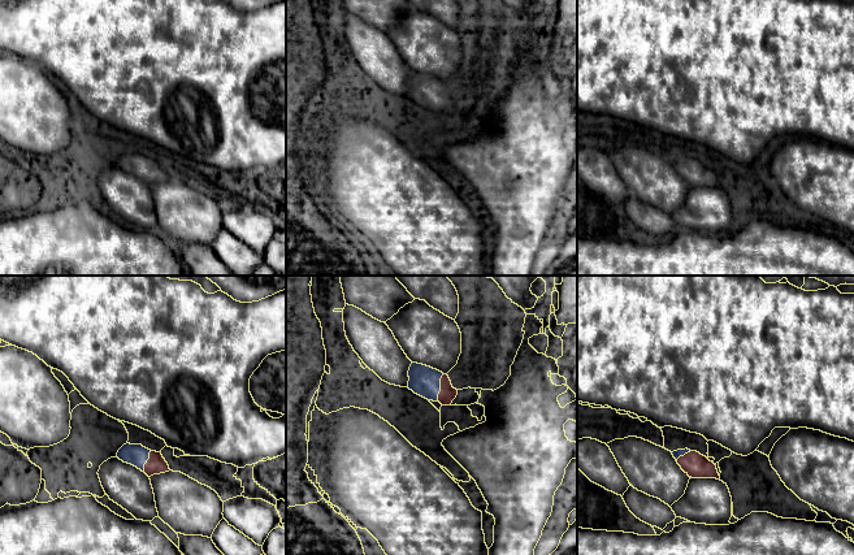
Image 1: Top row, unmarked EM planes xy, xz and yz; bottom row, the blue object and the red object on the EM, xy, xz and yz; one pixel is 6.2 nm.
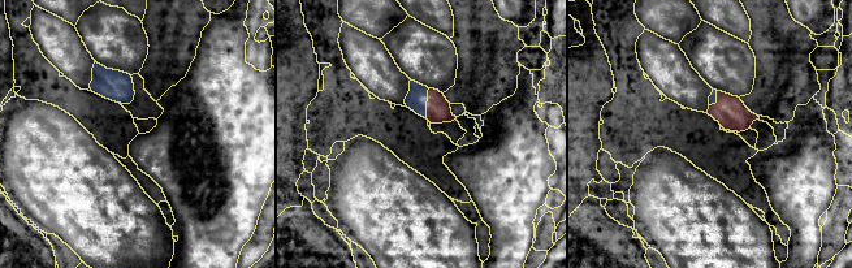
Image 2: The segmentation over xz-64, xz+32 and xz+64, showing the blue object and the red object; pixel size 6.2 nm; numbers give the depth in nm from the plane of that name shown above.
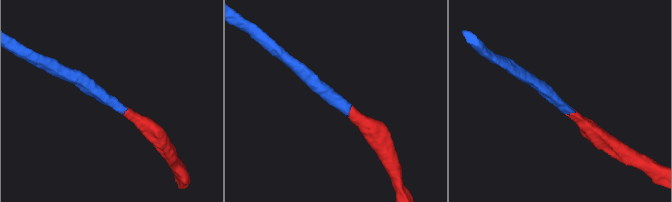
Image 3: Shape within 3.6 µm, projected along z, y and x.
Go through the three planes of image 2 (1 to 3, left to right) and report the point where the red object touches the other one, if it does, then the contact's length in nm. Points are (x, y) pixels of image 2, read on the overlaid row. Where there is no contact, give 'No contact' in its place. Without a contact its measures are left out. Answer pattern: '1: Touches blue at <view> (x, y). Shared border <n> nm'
1: No contact
2: Touches blue at xz+32 (426, 103). Shared border 190 nm
3: Touches blue at xz+64 (716, 100). Shared border 110 nm

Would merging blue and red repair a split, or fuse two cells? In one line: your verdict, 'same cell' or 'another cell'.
same cell

